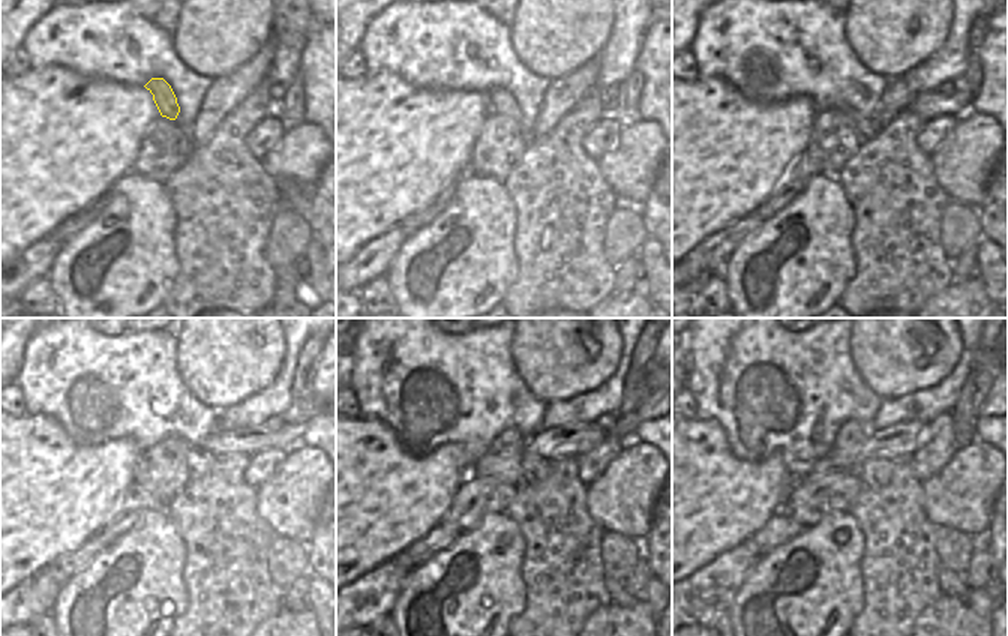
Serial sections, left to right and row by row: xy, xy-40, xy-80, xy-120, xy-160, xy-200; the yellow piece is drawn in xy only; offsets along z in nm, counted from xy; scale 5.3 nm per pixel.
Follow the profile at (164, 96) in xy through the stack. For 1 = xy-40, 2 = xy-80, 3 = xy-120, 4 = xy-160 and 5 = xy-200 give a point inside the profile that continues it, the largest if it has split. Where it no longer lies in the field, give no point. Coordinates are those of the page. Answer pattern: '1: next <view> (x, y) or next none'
1: next xy-40 (500, 101)
2: next xy-80 (866, 128)
3: next xy-120 (198, 462)
4: next xy-160 (534, 468)
5: next xy-200 (875, 474)

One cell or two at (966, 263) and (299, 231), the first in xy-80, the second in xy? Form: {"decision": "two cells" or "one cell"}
{"decision": "two cells"}

